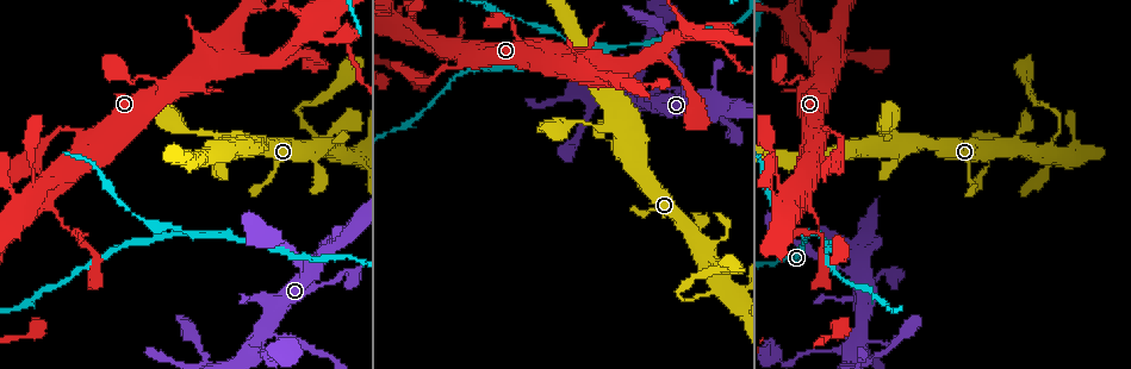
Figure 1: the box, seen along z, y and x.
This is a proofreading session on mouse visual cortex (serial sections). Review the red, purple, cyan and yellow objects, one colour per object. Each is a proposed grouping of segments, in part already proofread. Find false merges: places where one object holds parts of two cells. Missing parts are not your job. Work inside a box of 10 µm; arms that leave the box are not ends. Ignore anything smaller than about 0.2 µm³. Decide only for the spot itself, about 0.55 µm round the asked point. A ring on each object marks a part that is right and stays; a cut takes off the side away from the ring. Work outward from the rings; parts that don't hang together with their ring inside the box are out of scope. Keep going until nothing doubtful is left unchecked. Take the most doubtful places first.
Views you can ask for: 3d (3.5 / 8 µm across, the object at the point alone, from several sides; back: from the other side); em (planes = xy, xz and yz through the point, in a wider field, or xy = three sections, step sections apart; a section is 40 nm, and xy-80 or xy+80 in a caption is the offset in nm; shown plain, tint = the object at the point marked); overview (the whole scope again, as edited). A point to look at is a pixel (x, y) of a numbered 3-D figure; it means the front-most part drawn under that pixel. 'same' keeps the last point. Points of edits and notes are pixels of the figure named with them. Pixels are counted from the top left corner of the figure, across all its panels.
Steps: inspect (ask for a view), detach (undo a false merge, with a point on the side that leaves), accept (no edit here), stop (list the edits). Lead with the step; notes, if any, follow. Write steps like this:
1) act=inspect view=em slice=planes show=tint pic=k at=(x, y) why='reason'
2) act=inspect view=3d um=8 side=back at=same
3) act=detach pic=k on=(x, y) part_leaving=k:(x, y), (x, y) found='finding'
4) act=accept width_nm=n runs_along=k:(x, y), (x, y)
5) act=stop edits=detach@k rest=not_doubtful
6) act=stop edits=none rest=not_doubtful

act=inspect view=3d um=3.5 pic=1 at=(224, 234) why='branch point'

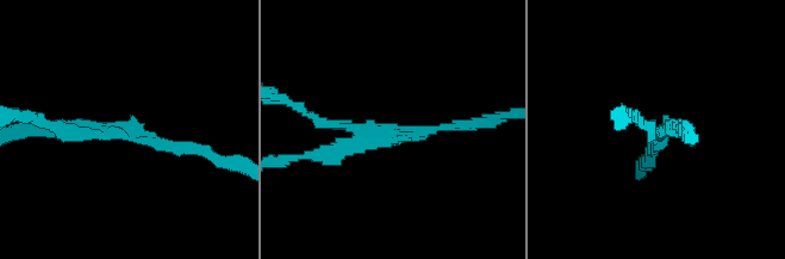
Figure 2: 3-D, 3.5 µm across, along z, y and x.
act=detach pic=2 on=(317, 122) part_leaving=2:(372, 130), (324, 124), (291, 106) found='two cells meet here'

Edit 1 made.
act=inspect view=3d um=3.5 side=back pic=1 at=(846, 354) why='four-way junction'

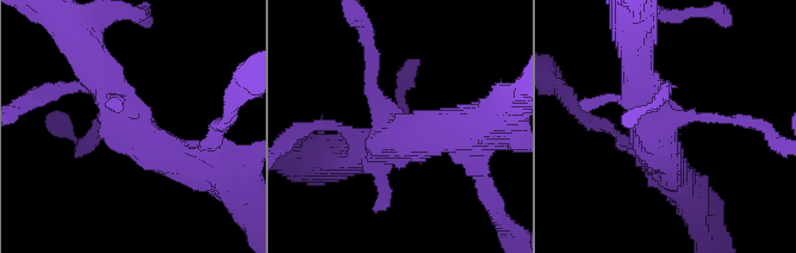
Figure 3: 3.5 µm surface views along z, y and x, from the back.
act=inspect view=em slice=xy step=5 show=tint pic=3 at=(669, 121) why='need the tissue'

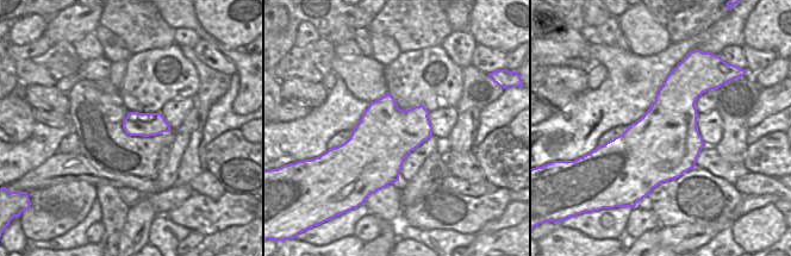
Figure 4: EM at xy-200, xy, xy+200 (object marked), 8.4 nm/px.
act=accept runs_along=3:(92, 55), (120, 117), (190, 161) found='all the same cell'

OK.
act=inspect view=3d um=8 pic=1 at=(1056, 133) why='sudden change in width'

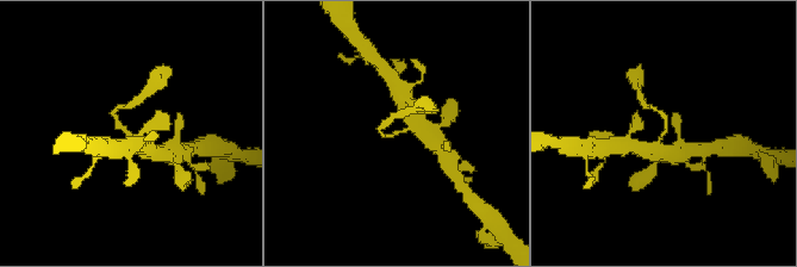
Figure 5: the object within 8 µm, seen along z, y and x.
act=inspect view=em slice=xy step=3 show=tint at=same arm_widths_nm=150,400 why='need the tissue'

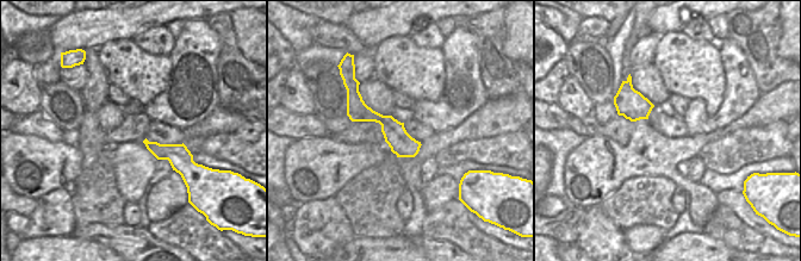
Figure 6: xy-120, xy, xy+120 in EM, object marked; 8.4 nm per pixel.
act=accept runs_along=6:(351, 97), (415, 150) found='all the same cell'

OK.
act=stop edits=detach@2 rest=not_doubtful

